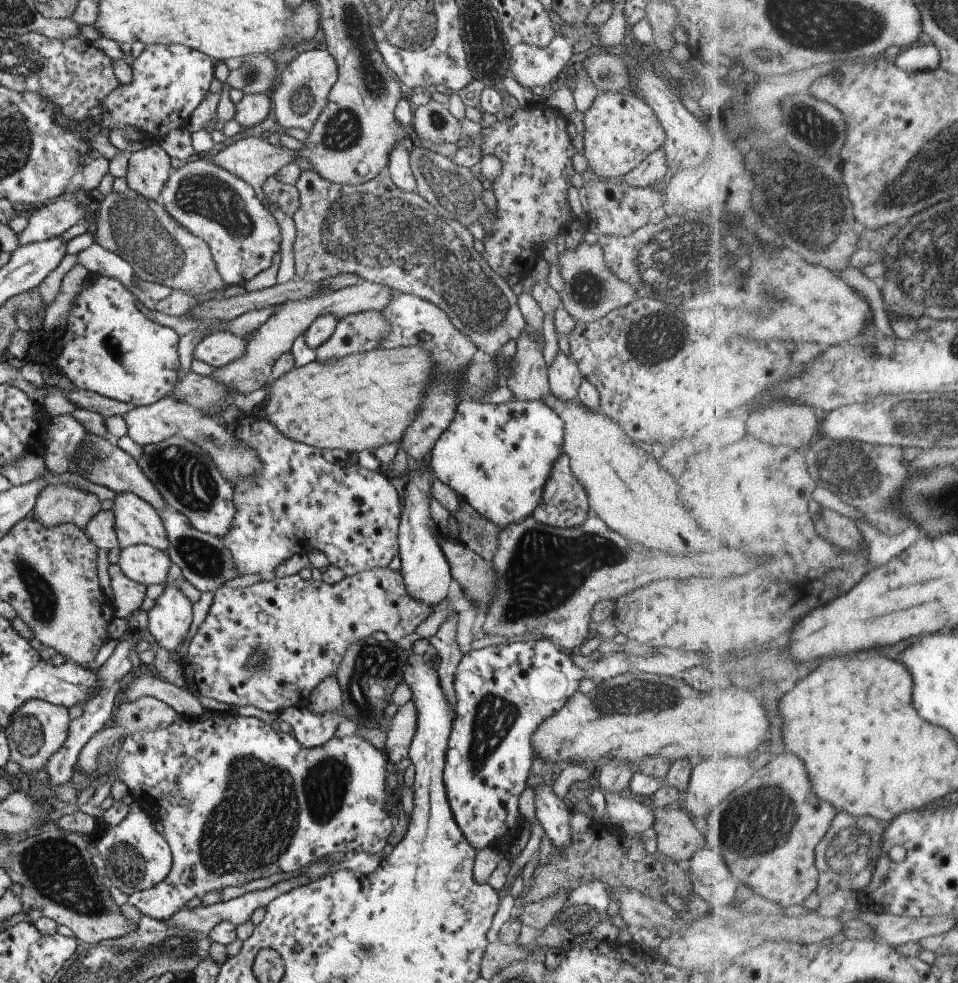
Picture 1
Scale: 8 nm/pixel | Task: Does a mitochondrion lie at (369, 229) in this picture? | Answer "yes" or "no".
yes

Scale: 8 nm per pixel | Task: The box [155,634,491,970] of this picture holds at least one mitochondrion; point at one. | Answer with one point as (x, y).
(269, 802)

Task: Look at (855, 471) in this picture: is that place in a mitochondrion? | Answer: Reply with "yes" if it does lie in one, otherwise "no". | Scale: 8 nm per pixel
yes

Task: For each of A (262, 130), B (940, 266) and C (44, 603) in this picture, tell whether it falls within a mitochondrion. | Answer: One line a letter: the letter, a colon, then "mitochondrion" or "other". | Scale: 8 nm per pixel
A: other
B: mitochondrion
C: mitochondrion

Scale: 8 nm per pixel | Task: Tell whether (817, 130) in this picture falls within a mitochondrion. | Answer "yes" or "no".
yes

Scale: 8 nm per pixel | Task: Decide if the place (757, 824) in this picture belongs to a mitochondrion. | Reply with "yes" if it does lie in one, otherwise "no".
yes

